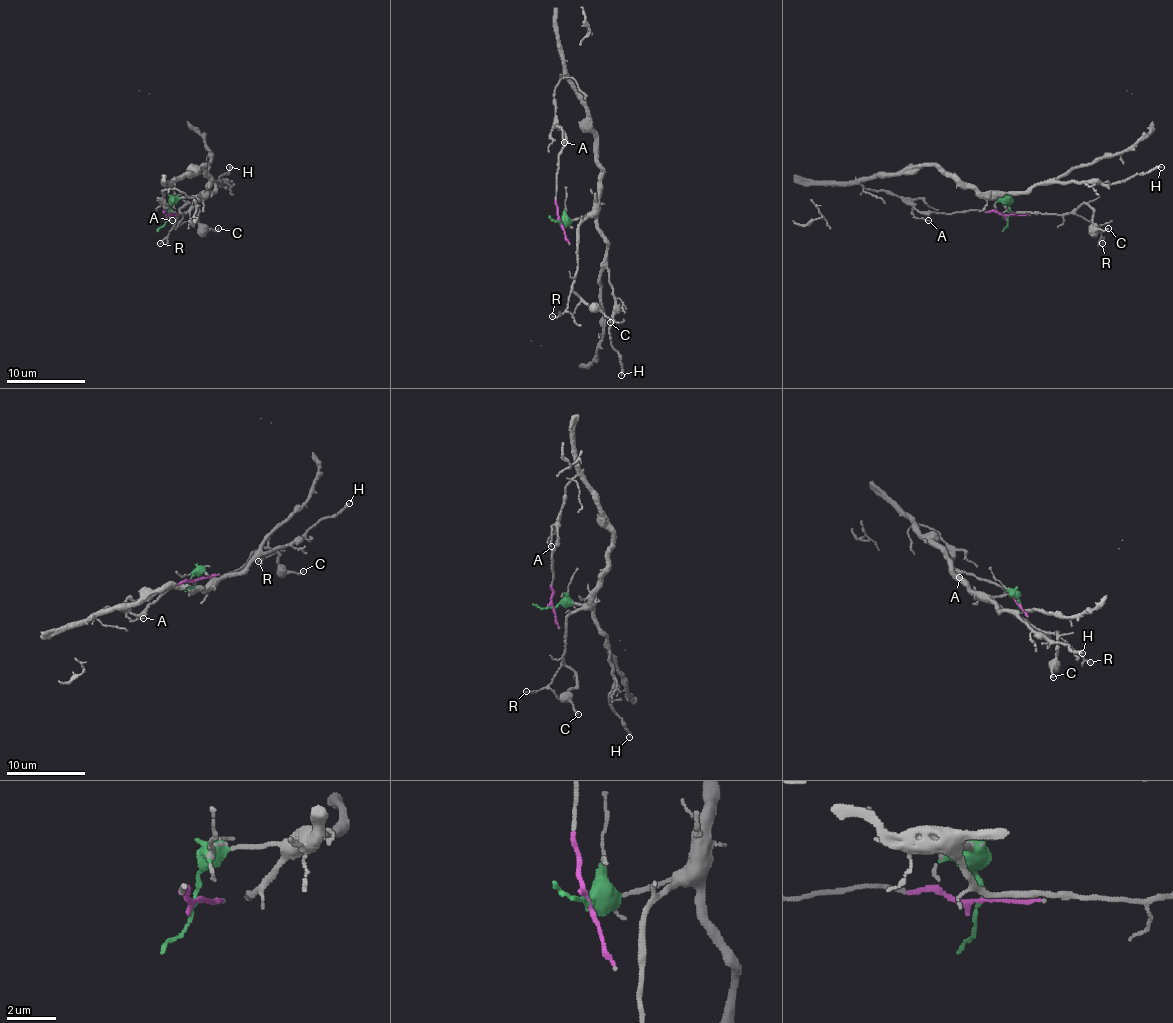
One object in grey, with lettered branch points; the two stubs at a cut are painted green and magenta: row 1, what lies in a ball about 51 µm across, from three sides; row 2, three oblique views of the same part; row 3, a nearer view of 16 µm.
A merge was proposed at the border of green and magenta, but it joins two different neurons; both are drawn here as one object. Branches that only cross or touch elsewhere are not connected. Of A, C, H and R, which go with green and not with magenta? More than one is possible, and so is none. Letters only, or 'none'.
C, H, R

